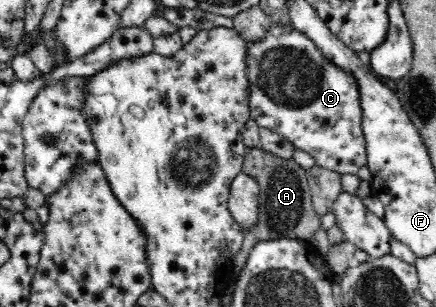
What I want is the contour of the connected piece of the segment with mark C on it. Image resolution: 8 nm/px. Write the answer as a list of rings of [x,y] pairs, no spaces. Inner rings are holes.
[[[274,25],[260,41],[249,44],[247,57],[250,117],[261,129],[283,135],[297,149],[306,151],[321,167],[338,174],[355,175],[367,163],[366,143],[362,133],[362,109],[356,77],[346,69],[334,65],[305,34],[292,26]]]

